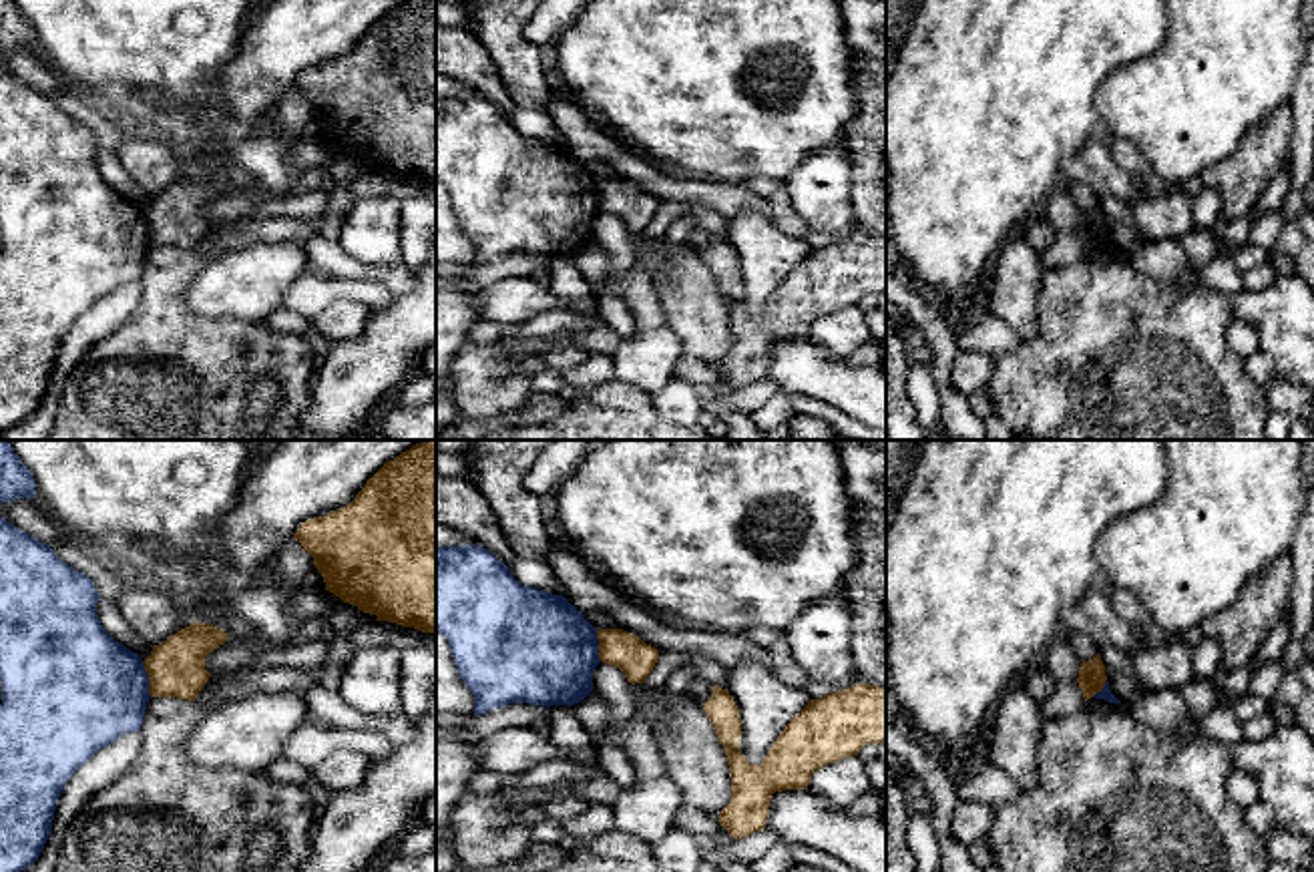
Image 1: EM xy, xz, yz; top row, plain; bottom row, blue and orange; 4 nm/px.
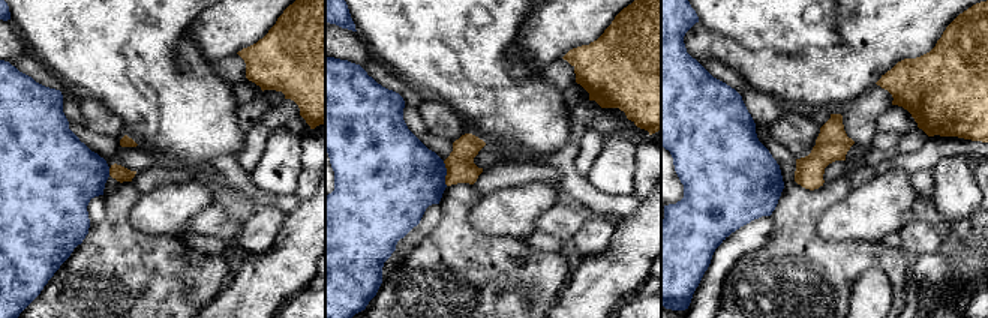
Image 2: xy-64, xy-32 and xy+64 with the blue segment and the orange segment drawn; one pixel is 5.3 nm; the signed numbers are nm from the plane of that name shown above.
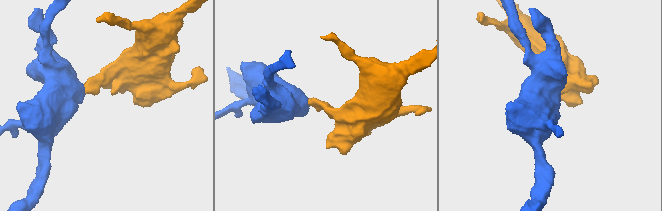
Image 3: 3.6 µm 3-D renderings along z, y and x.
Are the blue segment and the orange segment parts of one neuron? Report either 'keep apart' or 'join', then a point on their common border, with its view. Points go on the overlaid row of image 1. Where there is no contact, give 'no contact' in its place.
keep apart; contact xy (147, 680)

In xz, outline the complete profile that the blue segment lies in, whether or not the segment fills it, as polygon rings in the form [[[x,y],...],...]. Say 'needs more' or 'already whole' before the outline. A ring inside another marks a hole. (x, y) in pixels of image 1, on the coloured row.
already whole; [[[484,547],[436,551],[436,629],[474,695],[474,715],[508,703],[575,705],[593,691],[597,629],[563,595],[518,583]]]

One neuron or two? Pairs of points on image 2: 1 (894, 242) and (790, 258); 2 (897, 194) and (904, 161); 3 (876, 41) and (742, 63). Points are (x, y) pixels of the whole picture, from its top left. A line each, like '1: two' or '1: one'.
1: two
2: two
3: one

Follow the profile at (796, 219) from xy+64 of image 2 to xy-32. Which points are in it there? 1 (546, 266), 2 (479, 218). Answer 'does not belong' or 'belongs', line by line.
1: belongs
2: does not belong

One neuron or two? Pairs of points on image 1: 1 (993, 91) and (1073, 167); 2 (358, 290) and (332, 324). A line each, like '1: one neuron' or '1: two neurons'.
1: two neurons
2: two neurons

